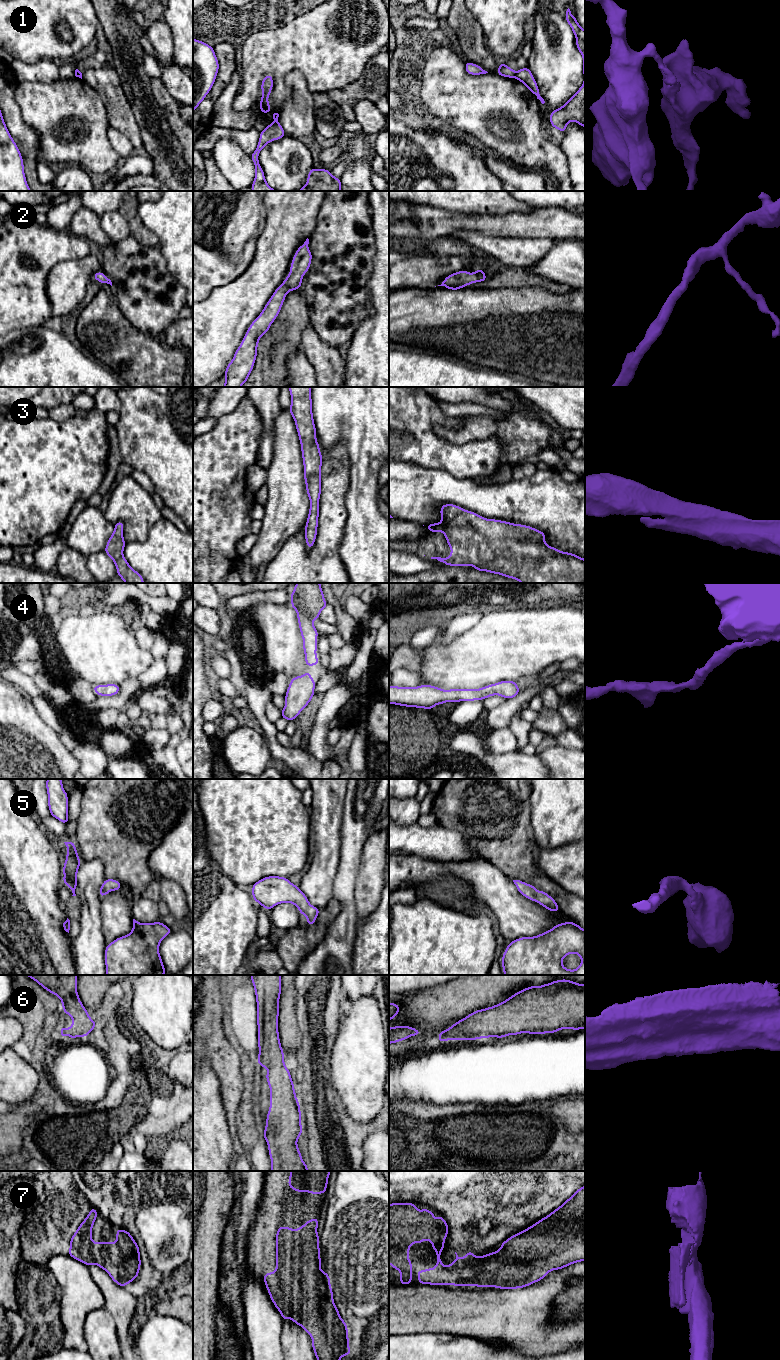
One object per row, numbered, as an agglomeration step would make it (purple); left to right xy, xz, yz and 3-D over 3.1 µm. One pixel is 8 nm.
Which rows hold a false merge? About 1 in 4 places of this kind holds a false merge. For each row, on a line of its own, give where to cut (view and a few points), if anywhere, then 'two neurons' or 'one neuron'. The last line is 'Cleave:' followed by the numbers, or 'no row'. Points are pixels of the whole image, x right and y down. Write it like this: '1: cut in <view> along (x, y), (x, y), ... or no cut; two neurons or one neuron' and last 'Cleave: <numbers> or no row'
1: cut in yz along (516, 72), (514, 77); two neurons
2: no cut; one neuron
3: no cut; one neuron
4: no cut; one neuron
5: no cut; one neuron
6: no cut; one neuron
7: no cut; one neuron
Cleave: 1

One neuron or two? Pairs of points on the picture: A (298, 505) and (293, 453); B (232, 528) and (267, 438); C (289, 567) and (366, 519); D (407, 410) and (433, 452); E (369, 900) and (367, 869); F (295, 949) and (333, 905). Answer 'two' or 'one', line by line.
A: one
B: two
C: two
D: one
E: one
F: one

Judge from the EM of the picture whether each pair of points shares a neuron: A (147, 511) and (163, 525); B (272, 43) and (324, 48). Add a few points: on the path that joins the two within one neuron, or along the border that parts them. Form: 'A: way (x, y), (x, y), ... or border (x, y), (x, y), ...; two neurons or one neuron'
A: border (162, 517), (153, 525), (144, 540); two neurons
B: way (285, 47), (311, 47); one neuron

